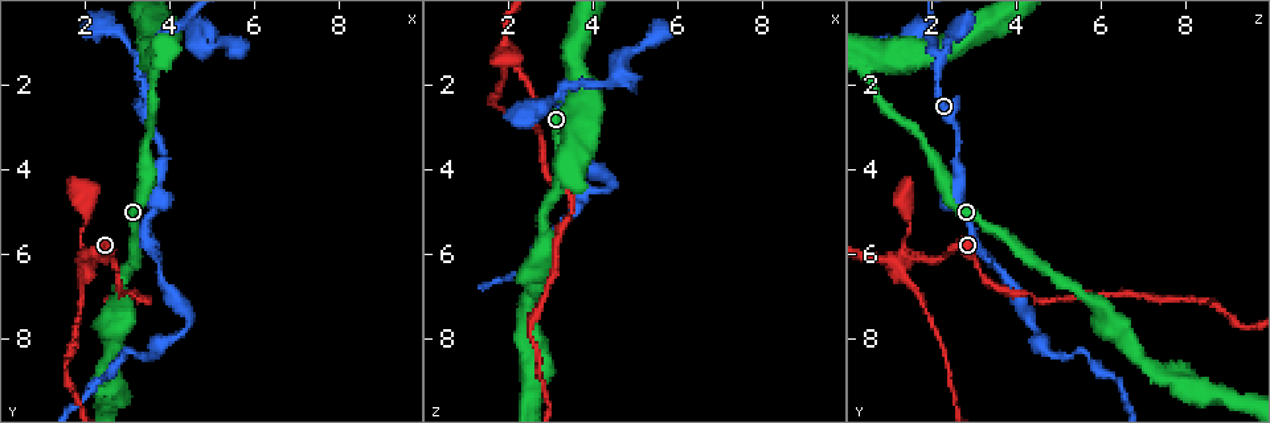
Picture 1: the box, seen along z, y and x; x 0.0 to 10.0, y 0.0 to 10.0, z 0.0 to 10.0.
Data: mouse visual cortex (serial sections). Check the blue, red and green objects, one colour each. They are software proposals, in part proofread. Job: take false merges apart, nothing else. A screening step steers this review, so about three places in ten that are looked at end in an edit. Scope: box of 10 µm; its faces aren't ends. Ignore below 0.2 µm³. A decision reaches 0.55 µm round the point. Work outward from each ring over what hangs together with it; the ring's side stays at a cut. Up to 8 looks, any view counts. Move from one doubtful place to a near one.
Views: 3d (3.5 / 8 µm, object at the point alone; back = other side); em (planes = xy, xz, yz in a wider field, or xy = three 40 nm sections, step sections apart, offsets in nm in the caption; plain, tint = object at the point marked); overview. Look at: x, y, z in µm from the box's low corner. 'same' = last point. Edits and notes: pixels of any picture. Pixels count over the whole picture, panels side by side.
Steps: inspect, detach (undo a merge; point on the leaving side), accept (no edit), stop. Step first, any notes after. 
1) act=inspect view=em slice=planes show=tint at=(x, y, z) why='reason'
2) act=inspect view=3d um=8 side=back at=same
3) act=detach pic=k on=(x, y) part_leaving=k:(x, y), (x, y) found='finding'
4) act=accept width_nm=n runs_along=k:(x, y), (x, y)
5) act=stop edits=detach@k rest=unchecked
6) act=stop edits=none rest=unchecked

act=inspect view=3d um=8 at=(3.75, 1.55, 0.70) why='three arms meet'

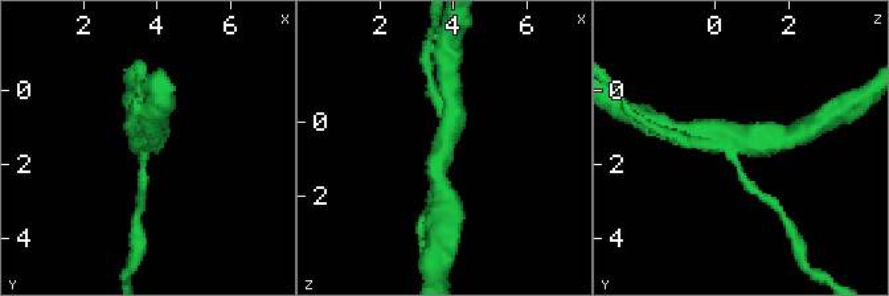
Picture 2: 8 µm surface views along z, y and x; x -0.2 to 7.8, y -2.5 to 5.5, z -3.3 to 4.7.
act=inspect view=em slice=xy step=1 show=tint at=same arms=3 arm_widths_nm=200,450,450

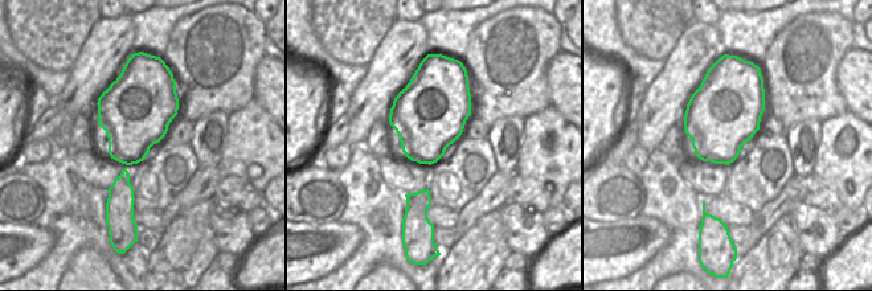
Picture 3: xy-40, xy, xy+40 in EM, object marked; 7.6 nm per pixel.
act=accept width_nm=550 runs_along=2:(746, 181), (734, 159), (738, 146), (775, 143) found='all the same cell'

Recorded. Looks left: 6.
act=inspect view=3d um=3.5 at=(3.50, 7.15, 4.85) why='abrupt turn'

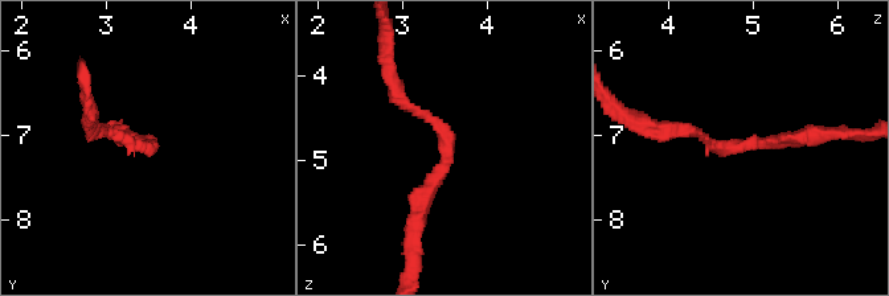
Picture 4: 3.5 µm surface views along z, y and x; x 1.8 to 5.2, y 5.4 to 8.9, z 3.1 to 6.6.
act=inspect view=em slice=xy step=1 show=tint at=(3.55, 7.10, 4.85) arm_widths_nm=150,200

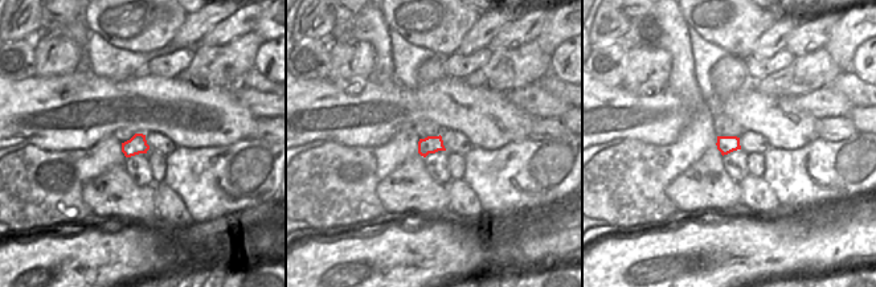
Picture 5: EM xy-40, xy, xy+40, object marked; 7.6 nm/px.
act=inspect view=em slice=planes show=tint at=same why='another direction'

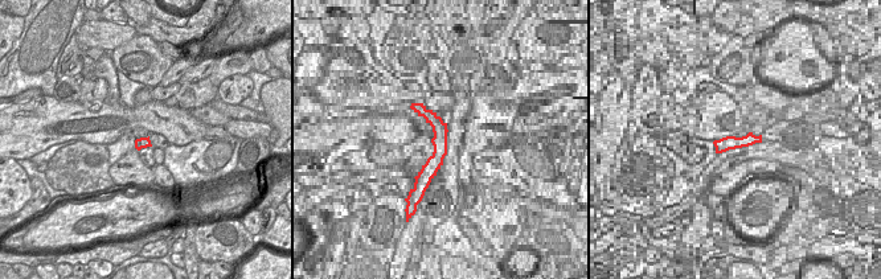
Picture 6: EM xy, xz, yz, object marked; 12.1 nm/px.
act=accept runs_along=4:(393, 87), (446, 135), (414, 222) found='continuous, no second cell'

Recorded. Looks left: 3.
act=inspect view=3d um=3.5 at=(2.05, 6.35, 1.35) why='branch point'

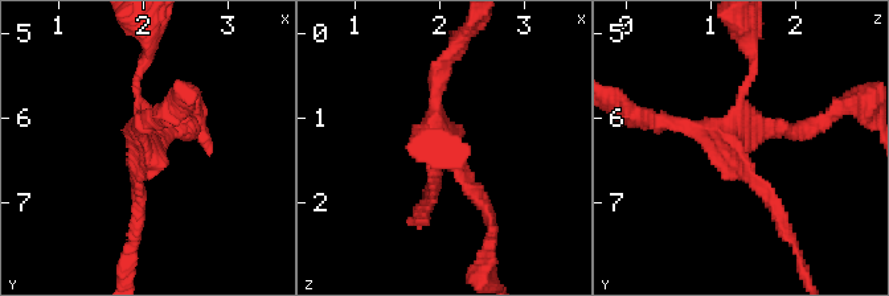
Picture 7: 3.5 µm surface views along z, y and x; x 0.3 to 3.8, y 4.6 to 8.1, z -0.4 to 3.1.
act=inspect view=em slice=xy step=2 show=tint at=(2.10, 6.40, 1.30) why='need the tissue'

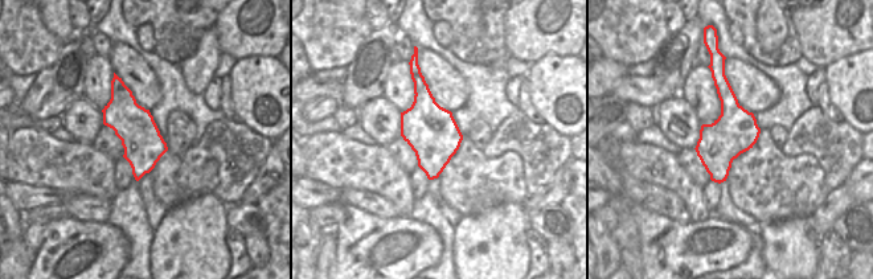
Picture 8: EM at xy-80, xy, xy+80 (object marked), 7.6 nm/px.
act=accept width_nm=400 runs_along=7:(188, 128), (139, 169), (135, 226) found='continuous, no second cell'

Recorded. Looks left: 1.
act=stop edits=none rest=unchecked

